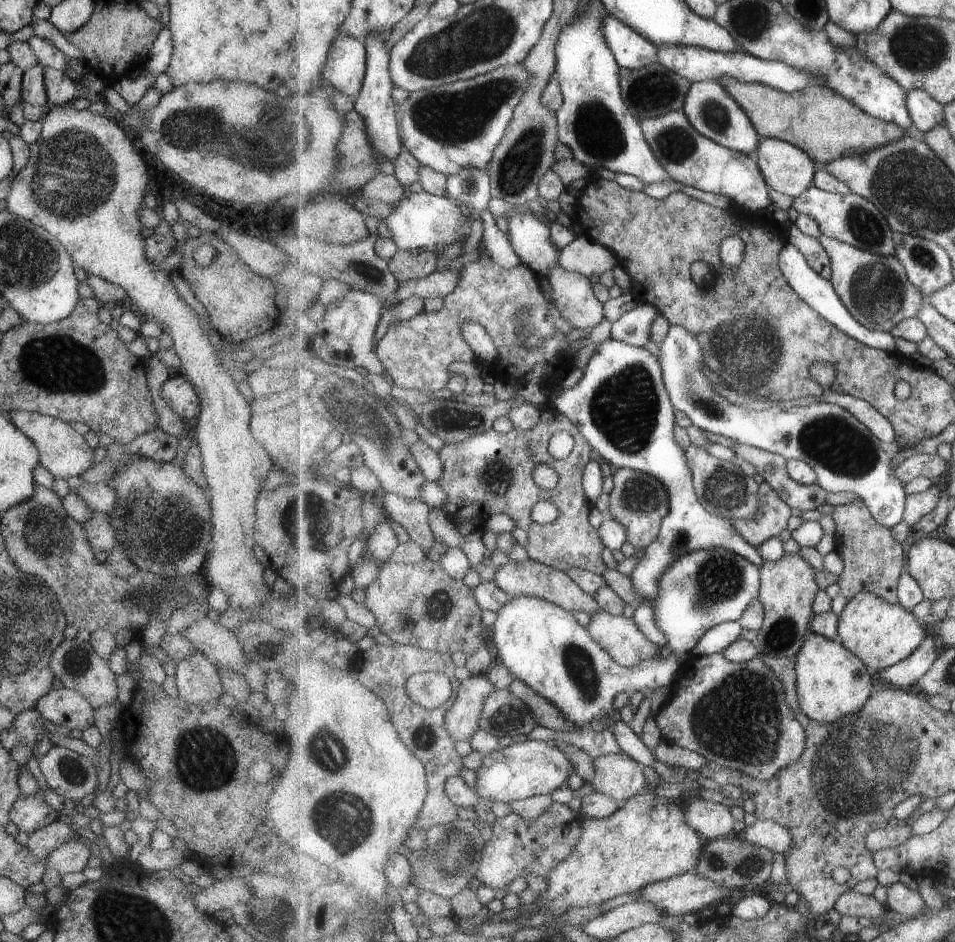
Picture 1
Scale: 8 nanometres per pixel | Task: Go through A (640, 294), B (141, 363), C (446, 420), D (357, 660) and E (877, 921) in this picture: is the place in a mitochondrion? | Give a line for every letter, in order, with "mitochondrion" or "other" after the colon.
A: other
B: other
C: mitochondrion
D: other
E: other

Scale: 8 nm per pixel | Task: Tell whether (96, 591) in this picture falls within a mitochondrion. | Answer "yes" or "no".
no

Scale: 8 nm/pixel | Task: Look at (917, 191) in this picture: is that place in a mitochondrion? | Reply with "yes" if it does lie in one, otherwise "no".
yes

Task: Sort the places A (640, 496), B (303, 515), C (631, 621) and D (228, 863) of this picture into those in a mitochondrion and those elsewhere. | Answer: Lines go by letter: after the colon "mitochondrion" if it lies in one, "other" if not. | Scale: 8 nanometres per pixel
A: mitochondrion
B: mitochondrion
C: other
D: other

